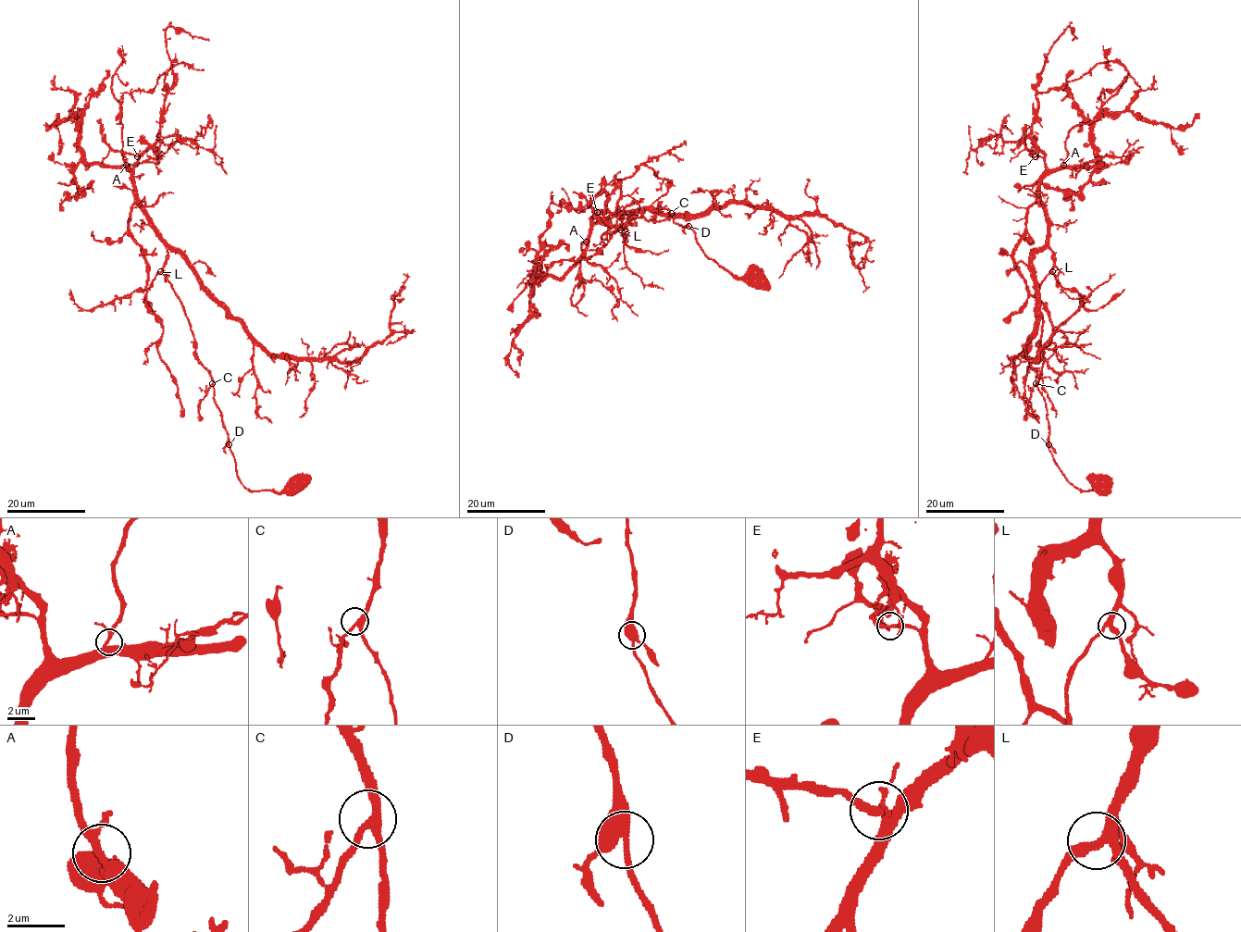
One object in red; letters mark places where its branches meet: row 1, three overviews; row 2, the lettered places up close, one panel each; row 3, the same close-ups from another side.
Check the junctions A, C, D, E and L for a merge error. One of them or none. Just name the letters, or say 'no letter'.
no letter

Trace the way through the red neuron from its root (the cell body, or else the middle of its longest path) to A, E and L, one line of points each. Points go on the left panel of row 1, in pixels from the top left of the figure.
A: (298, 484), (273, 492), (250, 490), (239, 480), (210, 372), (164, 272), (166, 241), (126, 165)
E: (298, 484), (273, 492), (250, 490), (238, 478), (210, 372), (164, 272), (166, 241), (136, 193), (137, 156)
L: (298, 484), (273, 492), (250, 490), (239, 480), (210, 372), (198, 358), (184, 306), (160, 271)

